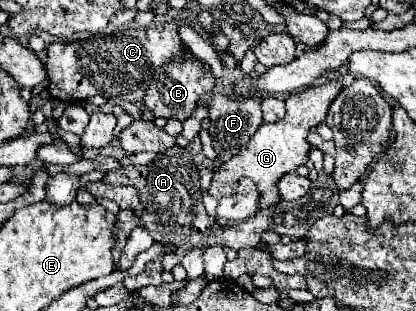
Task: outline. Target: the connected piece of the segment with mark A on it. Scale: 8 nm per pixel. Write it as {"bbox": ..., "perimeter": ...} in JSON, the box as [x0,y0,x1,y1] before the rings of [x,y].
{"bbox":[103,144,215,250],"perimeter":[[[175,144],[169,150],[157,154],[157,158],[145,166],[125,166],[107,172],[103,178],[105,184],[137,188],[139,200],[145,206],[141,216],[131,210],[119,210],[117,240],[127,240],[135,226],[143,226],[151,238],[163,246],[177,246],[183,250],[197,248],[207,230],[215,224],[203,206],[203,190],[199,184],[199,168],[207,166],[207,162],[211,166],[211,160],[207,160],[203,154],[201,144],[189,144],[185,148]]]}

